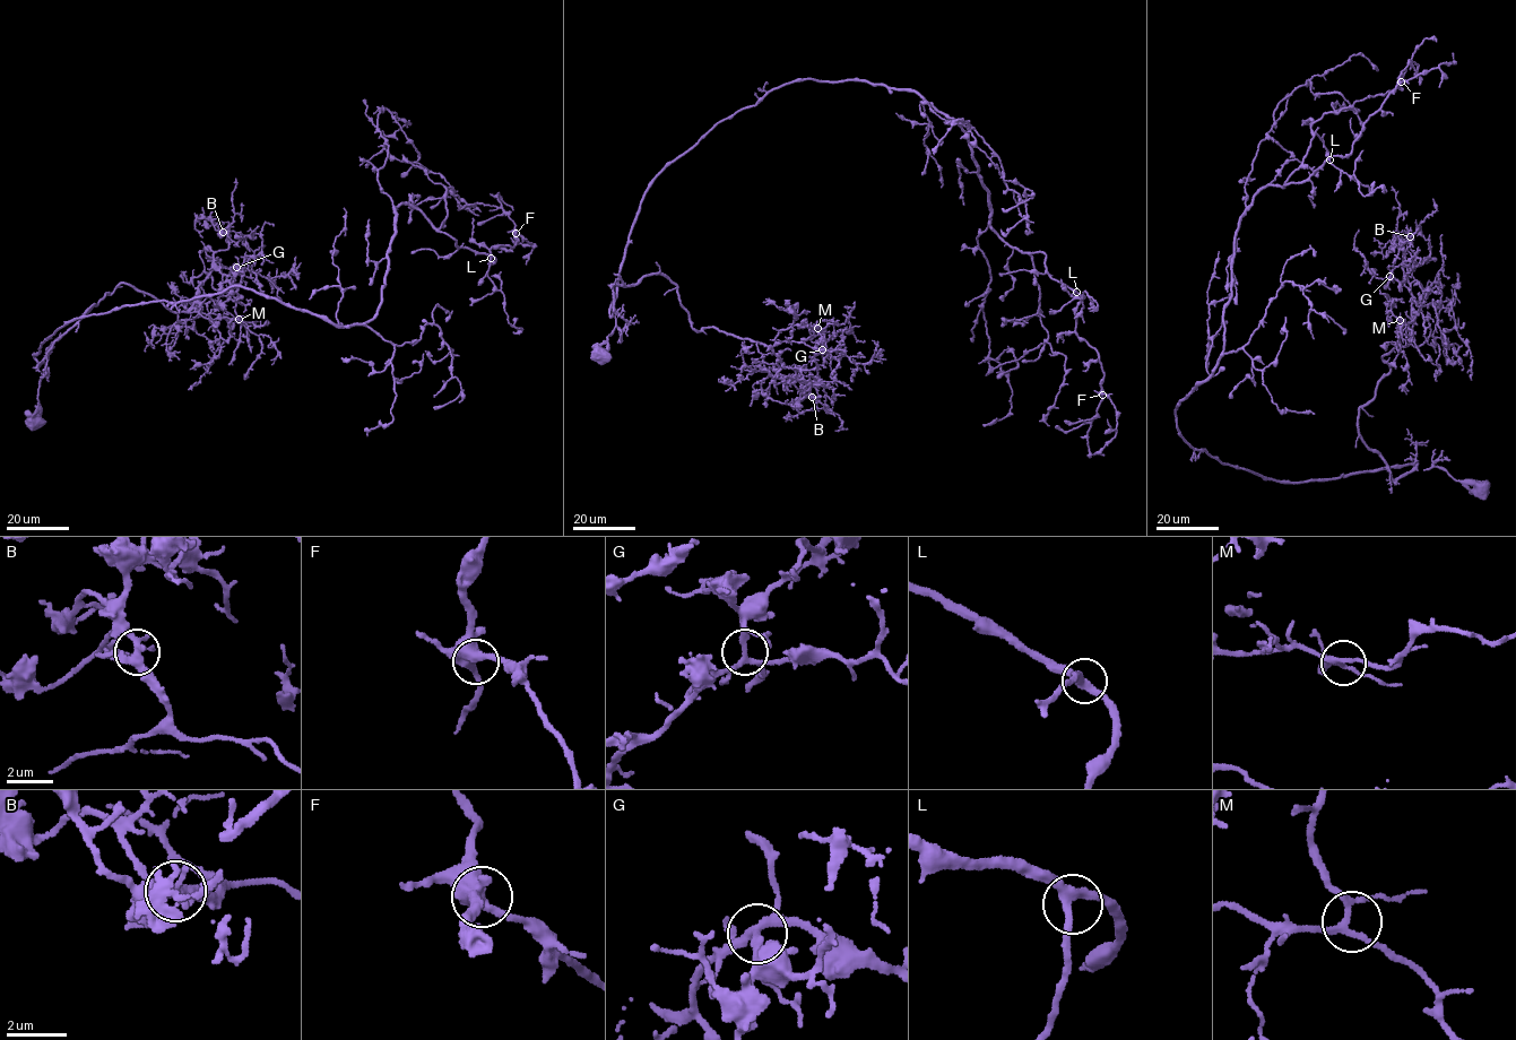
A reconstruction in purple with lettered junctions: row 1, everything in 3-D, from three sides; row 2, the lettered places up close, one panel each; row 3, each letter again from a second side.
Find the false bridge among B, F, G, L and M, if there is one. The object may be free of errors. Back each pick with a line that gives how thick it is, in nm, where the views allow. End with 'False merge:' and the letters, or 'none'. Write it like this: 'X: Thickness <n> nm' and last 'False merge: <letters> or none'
False merge: none

